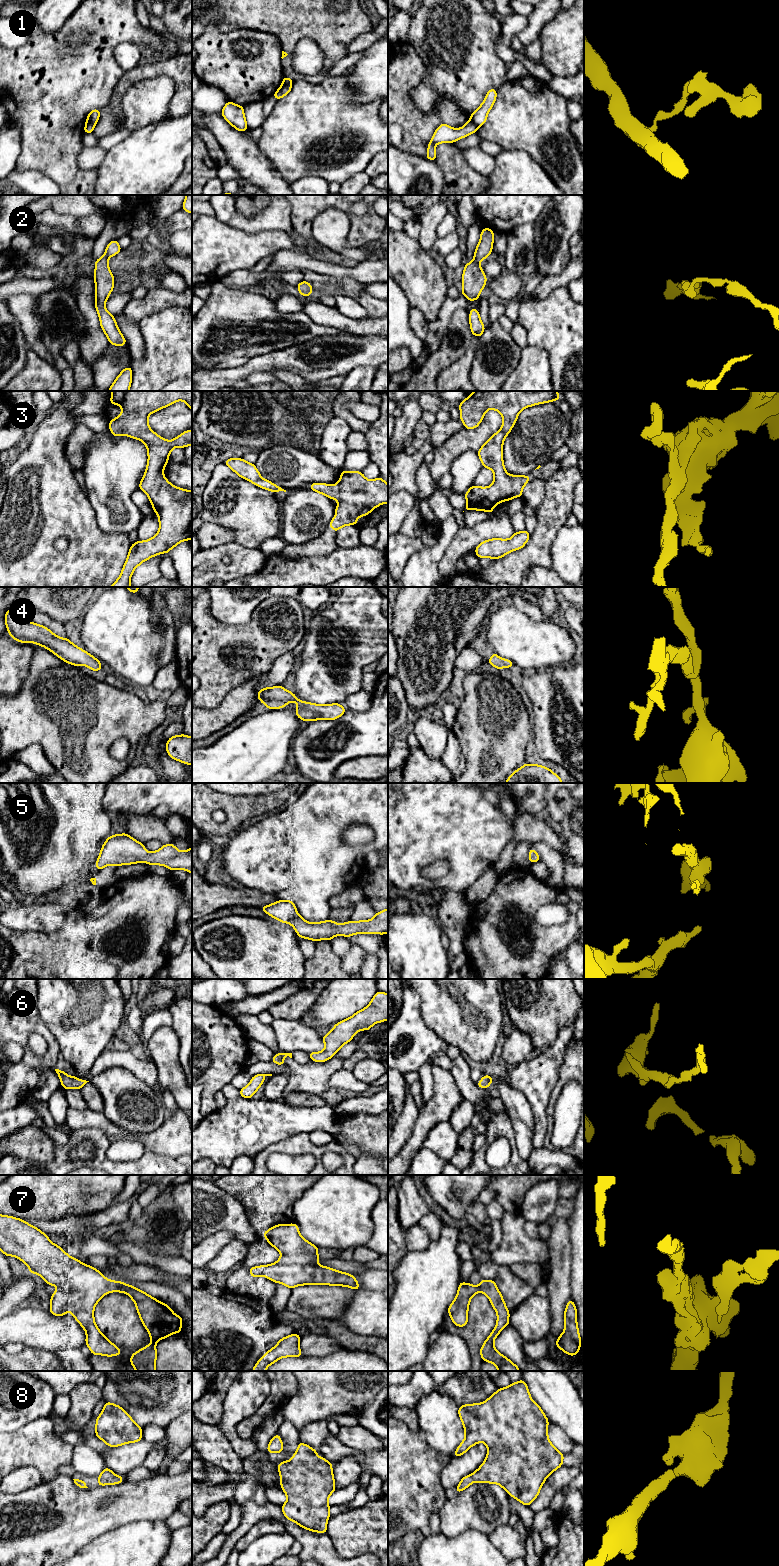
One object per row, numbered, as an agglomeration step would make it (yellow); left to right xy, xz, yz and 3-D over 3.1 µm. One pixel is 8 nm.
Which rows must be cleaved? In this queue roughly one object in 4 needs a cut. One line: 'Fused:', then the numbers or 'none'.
Fused: 1

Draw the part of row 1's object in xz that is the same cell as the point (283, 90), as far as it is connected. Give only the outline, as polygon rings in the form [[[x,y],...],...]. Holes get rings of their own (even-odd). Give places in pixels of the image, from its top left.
[[[288,84],[284,86],[281,85],[280,88],[272,96],[275,97],[277,100],[279,100],[280,98],[289,94],[291,88],[292,88],[292,84]]]

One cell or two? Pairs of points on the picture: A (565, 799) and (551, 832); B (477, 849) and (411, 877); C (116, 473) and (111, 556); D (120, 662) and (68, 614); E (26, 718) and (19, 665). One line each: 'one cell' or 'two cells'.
A: two cells
B: one cell
C: two cells
D: two cells
E: two cells

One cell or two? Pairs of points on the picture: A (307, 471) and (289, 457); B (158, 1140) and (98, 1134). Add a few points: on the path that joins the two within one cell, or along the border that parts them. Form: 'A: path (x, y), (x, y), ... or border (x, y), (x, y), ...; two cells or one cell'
A: path (303, 467), (299, 467), (293, 461); one cell
B: border (84, 1127), (100, 1128), (111, 1141); two cells

